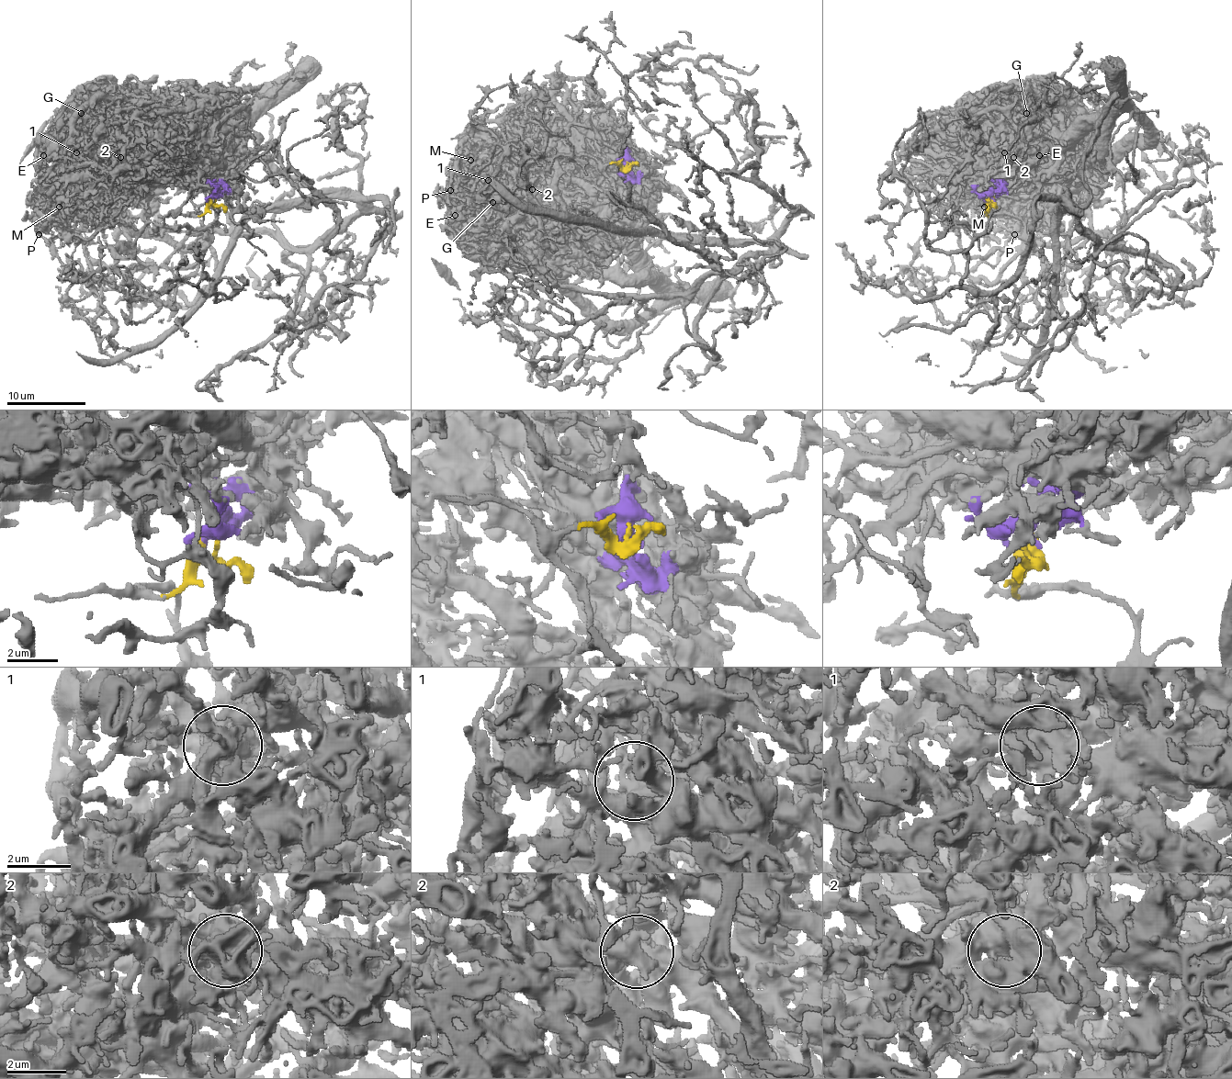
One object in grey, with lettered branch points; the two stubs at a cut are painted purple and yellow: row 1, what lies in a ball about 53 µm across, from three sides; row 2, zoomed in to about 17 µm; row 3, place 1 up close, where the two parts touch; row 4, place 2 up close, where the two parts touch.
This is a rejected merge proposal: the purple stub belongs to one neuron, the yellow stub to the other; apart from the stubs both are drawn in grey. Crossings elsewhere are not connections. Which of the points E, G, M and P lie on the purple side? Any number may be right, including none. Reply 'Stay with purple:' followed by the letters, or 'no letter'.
Stay with purple: E, G, M, P

